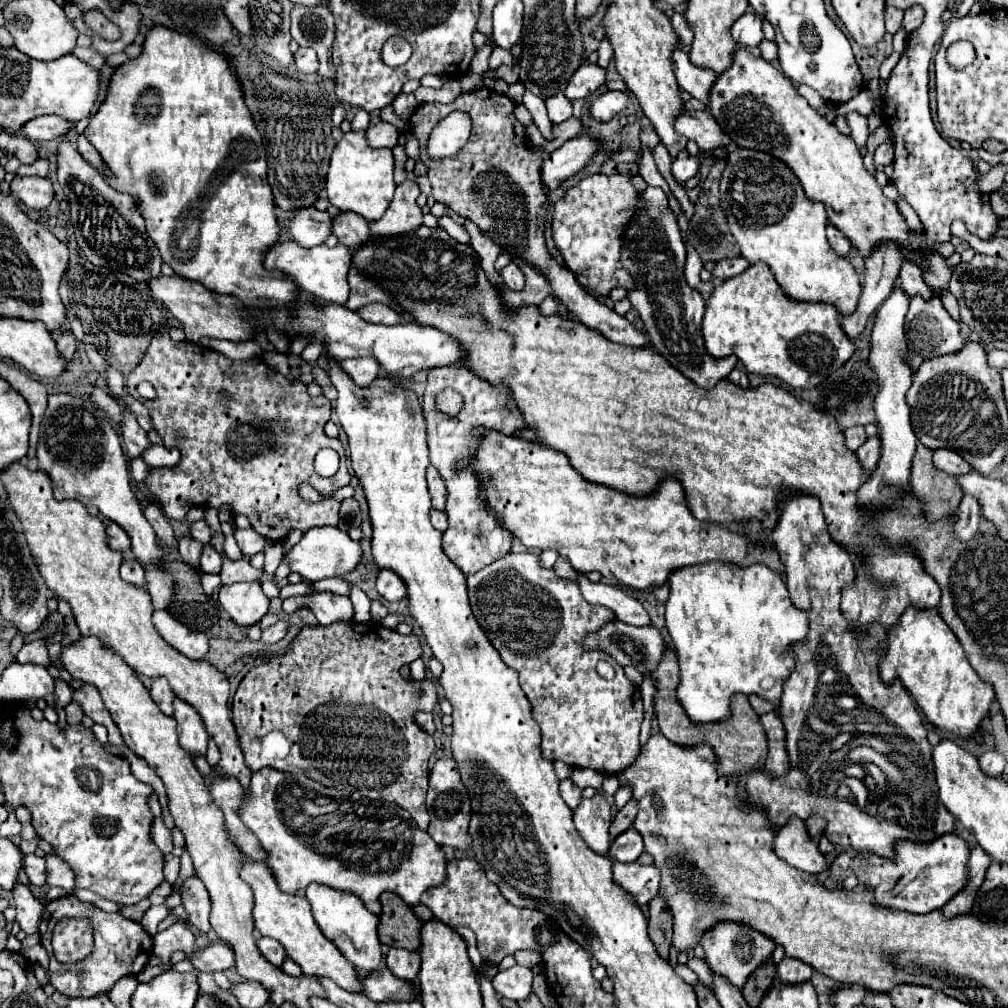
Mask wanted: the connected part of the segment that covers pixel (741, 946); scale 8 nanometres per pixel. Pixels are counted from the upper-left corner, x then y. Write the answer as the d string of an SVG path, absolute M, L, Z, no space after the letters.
M716 923L712 931L704 933L702 939L704 951L706 951L706 963L712 967L714 973L724 975L730 983L736 987L742 987L748 979L748 975L766 959L772 955L774 945L772 939L766 935L760 935L760 931L752 927L744 927L744 923Z

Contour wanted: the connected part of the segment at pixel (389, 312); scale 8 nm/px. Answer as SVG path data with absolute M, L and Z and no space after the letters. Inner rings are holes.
M372 303L356 311L360 317L364 317L368 323L382 323L382 325L396 325L402 321L402 317L384 303Z

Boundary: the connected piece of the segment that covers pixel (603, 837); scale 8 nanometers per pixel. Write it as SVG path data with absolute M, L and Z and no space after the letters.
M594 795L590 799L582 799L580 805L574 809L574 825L582 839L598 853L608 853L610 847L610 827L612 815L610 805L602 795Z

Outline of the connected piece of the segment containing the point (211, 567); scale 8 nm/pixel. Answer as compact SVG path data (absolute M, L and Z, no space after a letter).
M206 545L204 553L200 557L200 569L202 569L202 573L220 573L220 567L222 567L220 555L212 547Z

